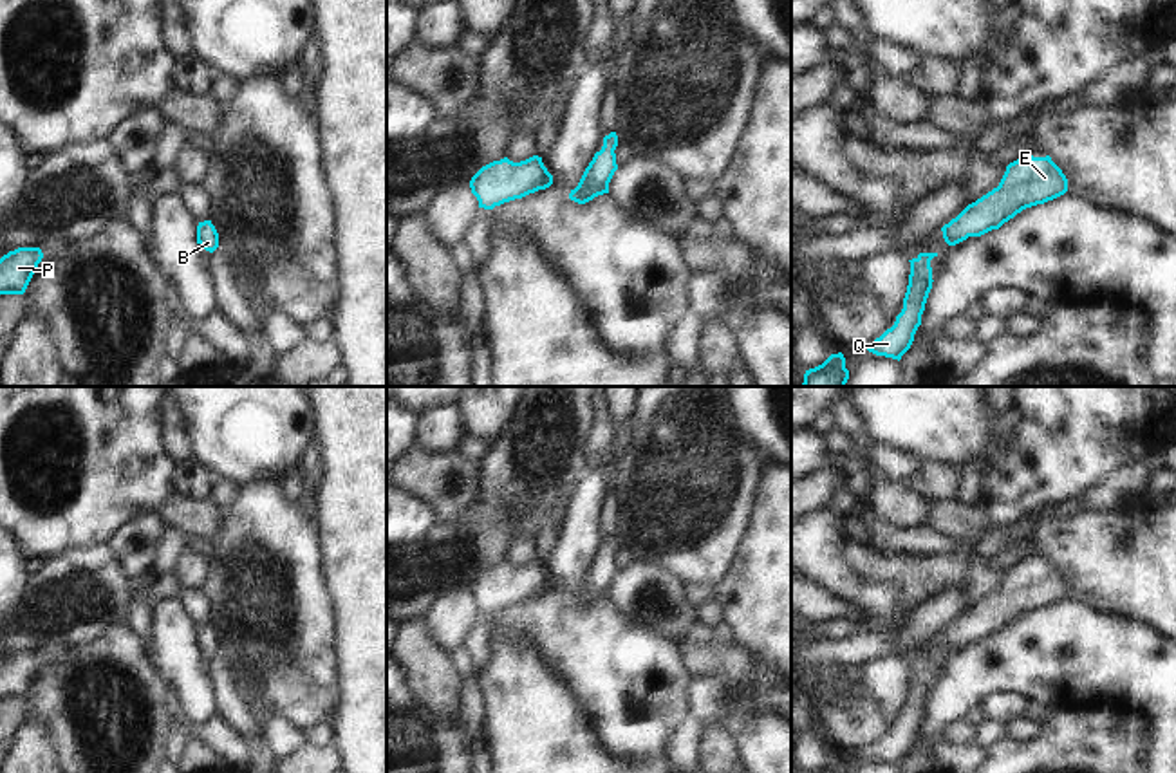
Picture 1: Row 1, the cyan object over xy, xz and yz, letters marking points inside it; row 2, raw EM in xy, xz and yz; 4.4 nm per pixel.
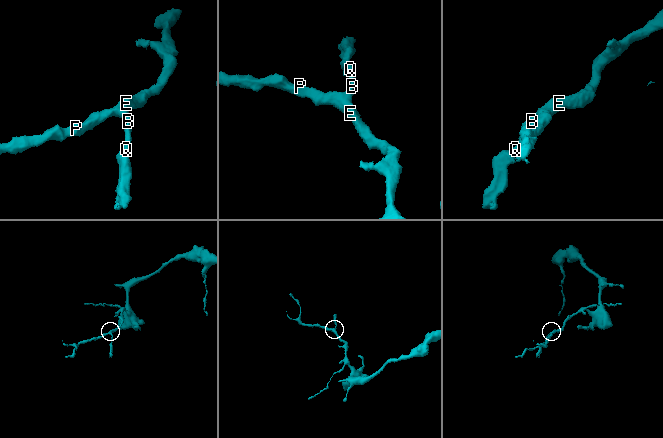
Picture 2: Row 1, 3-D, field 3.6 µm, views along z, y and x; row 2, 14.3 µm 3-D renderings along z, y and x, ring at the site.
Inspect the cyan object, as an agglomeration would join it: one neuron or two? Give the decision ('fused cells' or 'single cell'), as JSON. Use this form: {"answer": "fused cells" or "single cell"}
{"answer": "single cell"}

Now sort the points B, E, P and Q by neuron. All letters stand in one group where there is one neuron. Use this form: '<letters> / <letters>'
B E P Q

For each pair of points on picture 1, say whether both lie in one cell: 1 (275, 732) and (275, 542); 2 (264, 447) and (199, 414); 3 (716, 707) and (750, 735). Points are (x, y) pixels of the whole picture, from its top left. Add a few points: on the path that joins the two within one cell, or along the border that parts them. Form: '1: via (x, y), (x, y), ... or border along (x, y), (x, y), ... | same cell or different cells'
1: border along (262, 719), (284, 717), (304, 732) | different cells
2: via (248, 430), (232, 414), (215, 414) | same cell
3: via (725, 710), (741, 726) | same cell

